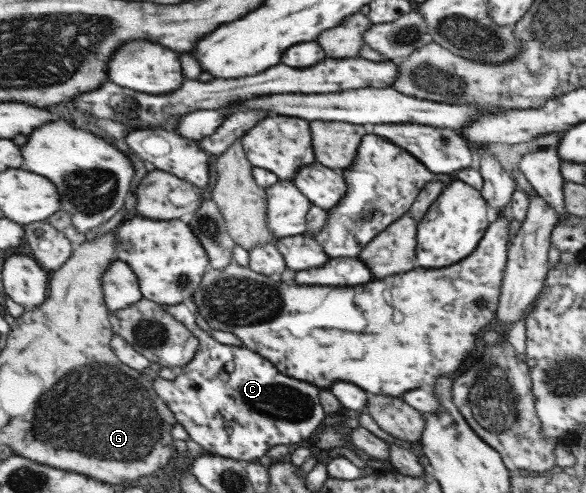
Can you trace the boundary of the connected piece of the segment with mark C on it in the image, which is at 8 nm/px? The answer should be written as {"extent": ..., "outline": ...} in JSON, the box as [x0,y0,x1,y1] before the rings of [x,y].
{"extent":[155,303,327,463],"outline":[[[191,303],[162,305],[194,331],[200,345],[195,358],[177,371],[175,379],[155,376],[155,390],[205,452],[251,463],[267,456],[275,446],[311,438],[323,426],[327,414],[319,400],[318,386],[282,374],[258,351],[220,344],[199,320]]]}

